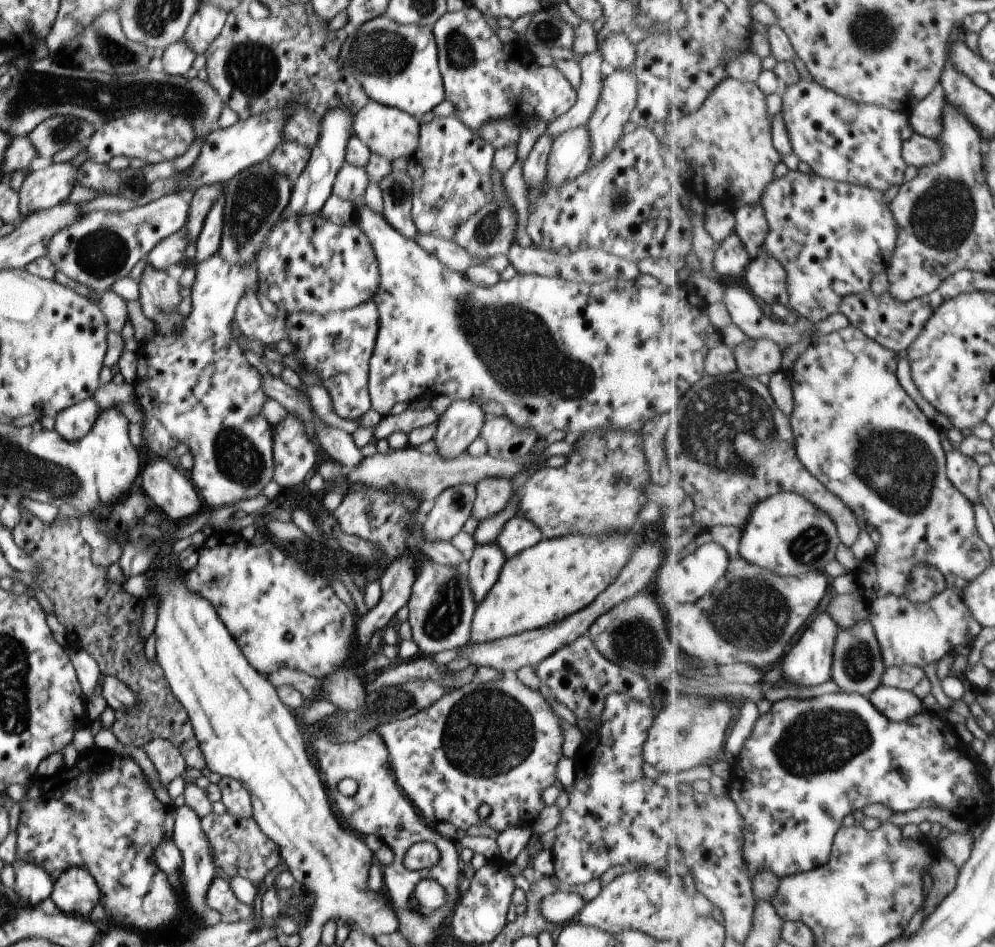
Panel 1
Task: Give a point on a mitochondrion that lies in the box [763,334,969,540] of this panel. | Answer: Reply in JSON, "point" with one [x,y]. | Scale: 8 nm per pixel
{"point":[897,466]}

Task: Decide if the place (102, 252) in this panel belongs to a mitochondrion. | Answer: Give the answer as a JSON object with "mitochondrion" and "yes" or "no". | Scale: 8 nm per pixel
{"mitochondrion":"yes"}

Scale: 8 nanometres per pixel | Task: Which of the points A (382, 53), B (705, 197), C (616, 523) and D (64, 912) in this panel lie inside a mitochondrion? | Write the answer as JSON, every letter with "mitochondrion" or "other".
{"A":"mitochondrion","B":"other","C":"mitochondrion","D":"other"}

